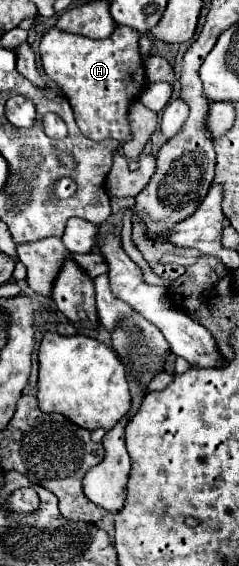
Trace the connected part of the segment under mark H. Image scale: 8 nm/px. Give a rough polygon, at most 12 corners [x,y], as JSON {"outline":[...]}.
{"outline":[[51,27],[39,53],[81,133],[131,135],[147,89],[139,33]]}

